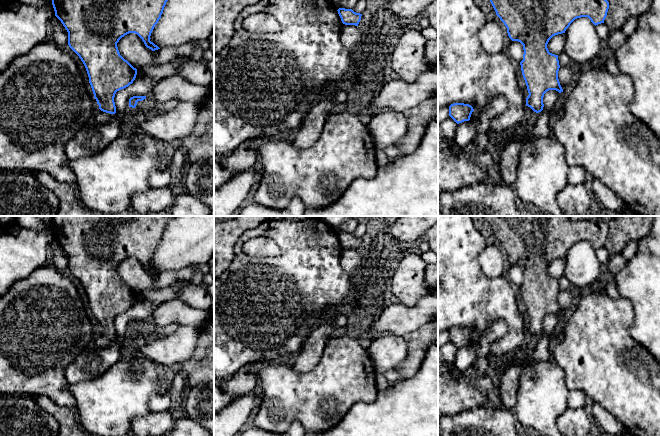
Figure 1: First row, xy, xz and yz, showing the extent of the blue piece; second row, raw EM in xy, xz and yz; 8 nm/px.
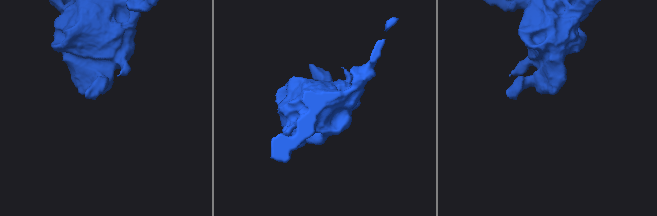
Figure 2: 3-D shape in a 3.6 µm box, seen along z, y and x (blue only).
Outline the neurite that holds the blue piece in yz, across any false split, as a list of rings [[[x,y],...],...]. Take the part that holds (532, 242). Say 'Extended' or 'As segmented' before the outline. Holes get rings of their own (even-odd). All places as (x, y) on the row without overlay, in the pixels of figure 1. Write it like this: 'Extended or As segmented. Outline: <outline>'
As segmented. Outline: [[[484,216],[489,222],[496,239],[504,247],[512,265],[523,269],[523,284],[520,286],[528,321],[526,330],[534,336],[543,334],[543,321],[549,314],[563,316],[558,303],[560,292],[558,279],[547,272],[549,264],[558,258],[565,257],[570,248],[577,242],[588,241],[596,250],[604,247],[609,233],[609,226],[597,220],[571,220],[569,216]]]

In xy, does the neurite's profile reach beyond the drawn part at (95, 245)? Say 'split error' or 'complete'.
split error

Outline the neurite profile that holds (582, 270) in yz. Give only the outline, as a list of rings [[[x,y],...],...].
[[[588,241],[575,243],[566,253],[565,259],[564,276],[572,284],[573,289],[579,291],[597,285],[603,266]]]

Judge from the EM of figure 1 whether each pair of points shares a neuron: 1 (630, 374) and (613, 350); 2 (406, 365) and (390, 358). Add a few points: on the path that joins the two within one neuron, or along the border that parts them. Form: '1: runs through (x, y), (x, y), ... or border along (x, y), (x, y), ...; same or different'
1: runs through (624, 368), (613, 356); same
2: border along (404, 339), (406, 354), (395, 368); different

